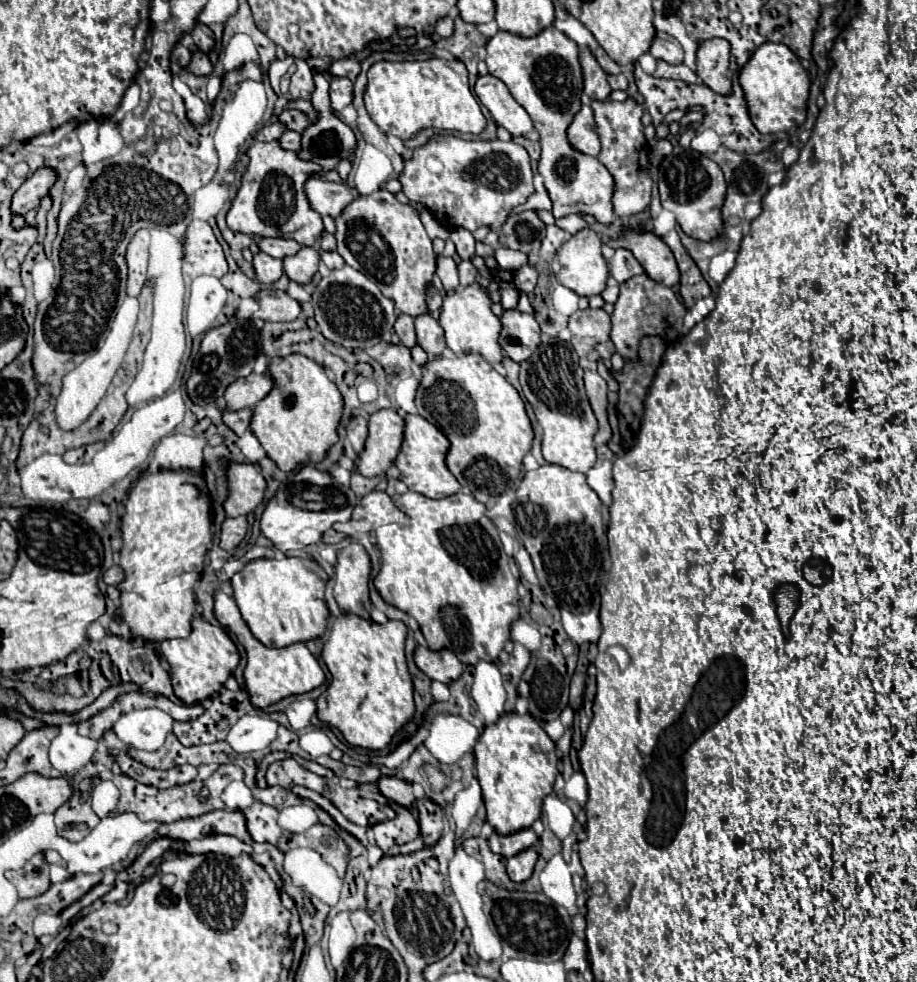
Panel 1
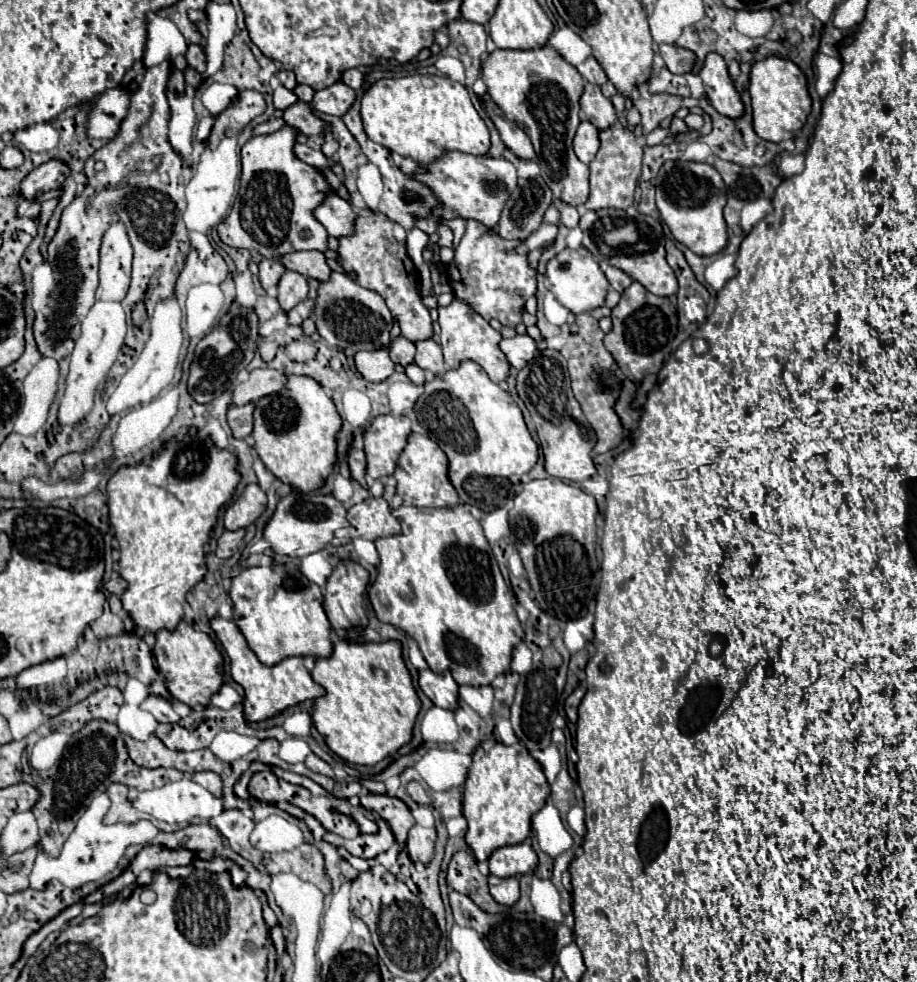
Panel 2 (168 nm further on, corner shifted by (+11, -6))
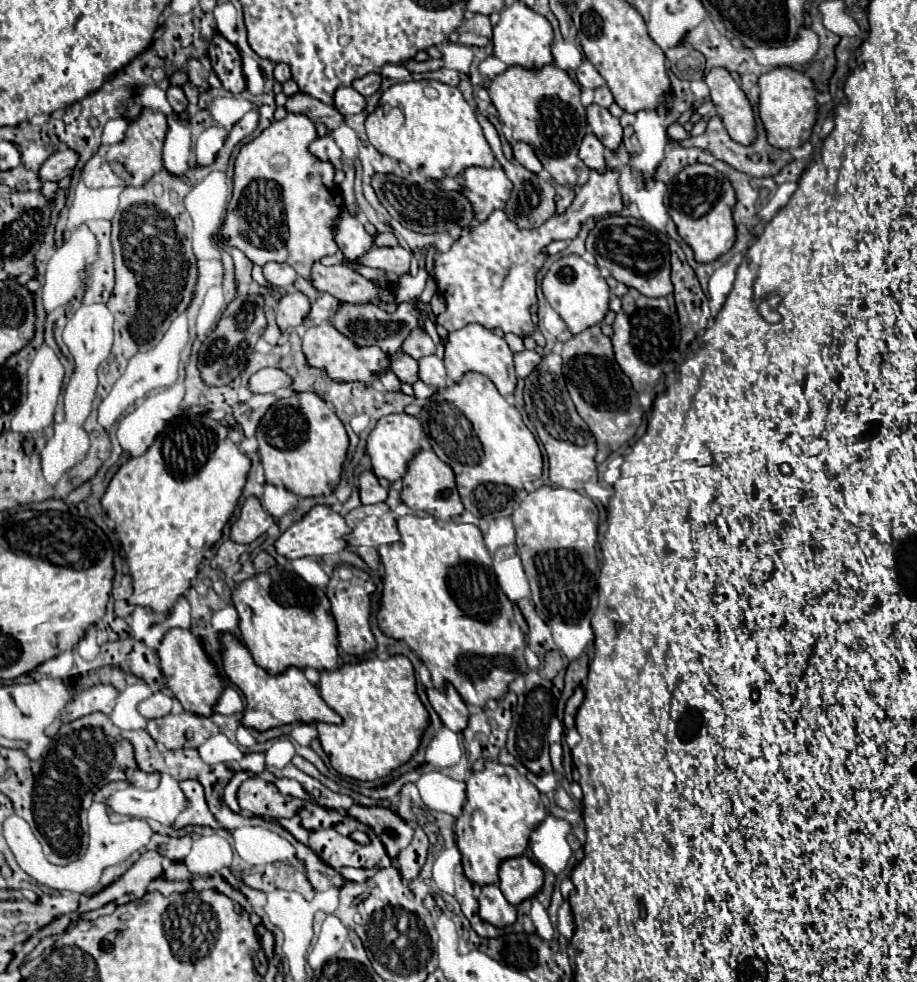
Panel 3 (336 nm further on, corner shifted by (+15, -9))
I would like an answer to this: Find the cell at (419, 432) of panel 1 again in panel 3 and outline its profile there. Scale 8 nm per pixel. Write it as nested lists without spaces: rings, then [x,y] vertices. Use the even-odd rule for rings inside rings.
[[[420,450],[412,458],[402,482],[404,482],[402,502],[416,512],[436,512],[436,518],[440,518],[440,520],[450,520],[450,518],[456,518],[464,512],[464,504],[458,496],[452,468],[430,450]]]

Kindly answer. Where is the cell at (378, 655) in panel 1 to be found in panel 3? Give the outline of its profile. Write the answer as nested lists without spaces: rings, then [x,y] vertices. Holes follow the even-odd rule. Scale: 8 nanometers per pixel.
[[[388,656],[386,660],[380,660],[380,658],[364,660],[358,664],[346,664],[344,668],[338,668],[334,672],[324,670],[322,680],[320,680],[320,696],[344,720],[340,726],[322,724],[322,722],[316,724],[322,748],[328,754],[330,764],[336,772],[350,776],[354,780],[360,780],[360,782],[384,778],[394,768],[406,764],[416,754],[422,742],[422,734],[430,724],[428,710],[420,702],[418,692],[416,692],[414,666],[406,656]]]

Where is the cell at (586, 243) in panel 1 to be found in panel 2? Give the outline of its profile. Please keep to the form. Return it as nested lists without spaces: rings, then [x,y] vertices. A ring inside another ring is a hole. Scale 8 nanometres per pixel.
[[[566,247],[564,251],[560,251],[554,259],[548,261],[546,277],[550,281],[550,291],[554,293],[554,297],[576,315],[604,305],[604,297],[608,291],[608,279],[604,277],[600,265],[592,259],[592,253],[586,247],[580,247],[580,249]]]

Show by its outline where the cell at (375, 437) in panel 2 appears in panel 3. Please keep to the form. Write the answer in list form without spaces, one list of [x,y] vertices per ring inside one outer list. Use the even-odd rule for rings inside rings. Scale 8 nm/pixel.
[[[388,414],[378,420],[374,430],[368,436],[366,452],[372,460],[372,472],[378,478],[386,478],[388,482],[402,480],[406,474],[408,462],[420,452],[420,436],[422,436],[422,422],[410,414]]]

